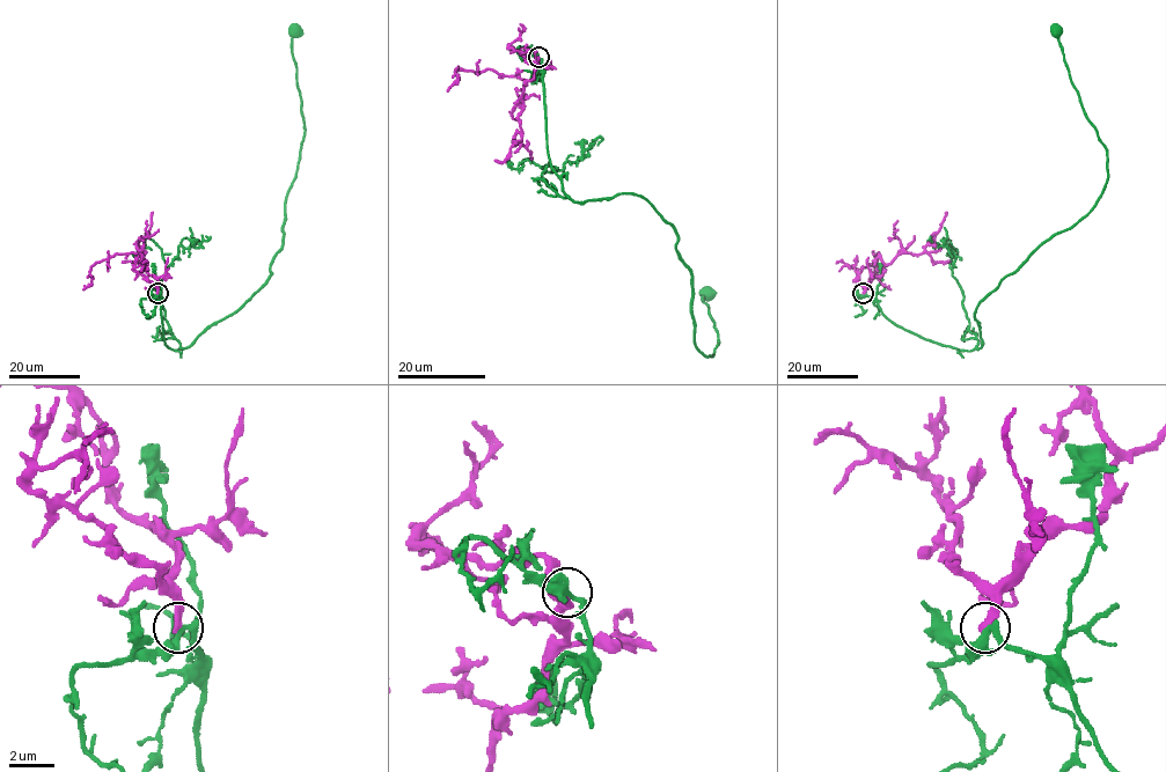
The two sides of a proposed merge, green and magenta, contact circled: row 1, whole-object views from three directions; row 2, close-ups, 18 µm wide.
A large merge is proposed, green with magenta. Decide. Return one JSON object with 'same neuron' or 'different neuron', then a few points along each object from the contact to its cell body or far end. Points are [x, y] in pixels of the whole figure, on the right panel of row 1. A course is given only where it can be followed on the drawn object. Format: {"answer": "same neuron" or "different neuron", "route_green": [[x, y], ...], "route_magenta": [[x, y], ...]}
{"answer": "different neuron", "route_green": [[863, 293], [900, 326], [978, 348], [975, 308], [1093, 207], [1108, 177], [1106, 147], [1053, 24]], "route_magenta": [[863, 293], [871, 280], [884, 272], [878, 252], [873, 254], [878, 278], [890, 289]]}

